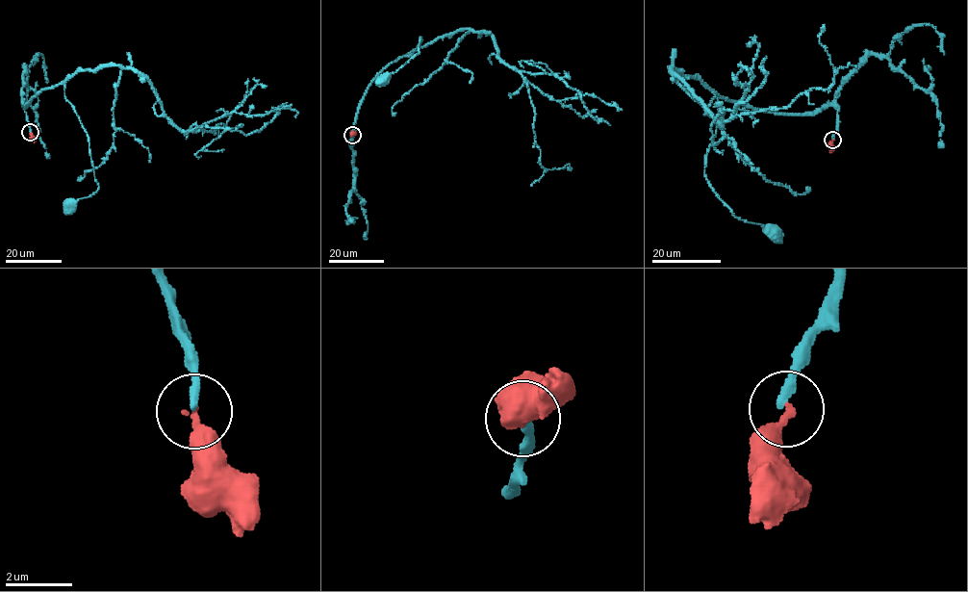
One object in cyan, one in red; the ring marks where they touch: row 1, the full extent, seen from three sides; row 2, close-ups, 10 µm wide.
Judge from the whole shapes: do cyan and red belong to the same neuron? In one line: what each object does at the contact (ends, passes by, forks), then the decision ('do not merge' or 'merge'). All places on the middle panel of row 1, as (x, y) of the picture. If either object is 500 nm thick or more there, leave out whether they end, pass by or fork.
cyan ends there; red ends there; do not merge

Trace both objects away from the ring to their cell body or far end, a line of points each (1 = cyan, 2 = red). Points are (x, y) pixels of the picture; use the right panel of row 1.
1: (832, 140), (833, 105), (786, 114), (714, 93), (720, 116), (704, 177), (737, 218), (774, 233)
2: (832, 140), (830, 152)

